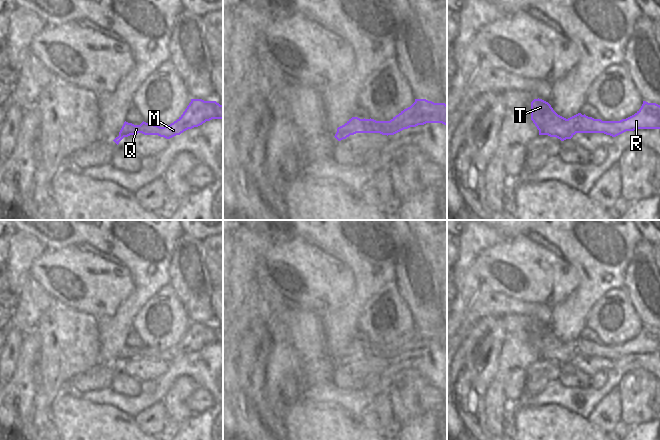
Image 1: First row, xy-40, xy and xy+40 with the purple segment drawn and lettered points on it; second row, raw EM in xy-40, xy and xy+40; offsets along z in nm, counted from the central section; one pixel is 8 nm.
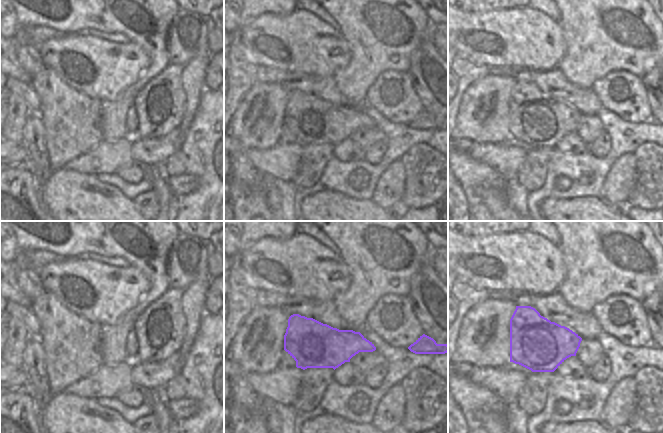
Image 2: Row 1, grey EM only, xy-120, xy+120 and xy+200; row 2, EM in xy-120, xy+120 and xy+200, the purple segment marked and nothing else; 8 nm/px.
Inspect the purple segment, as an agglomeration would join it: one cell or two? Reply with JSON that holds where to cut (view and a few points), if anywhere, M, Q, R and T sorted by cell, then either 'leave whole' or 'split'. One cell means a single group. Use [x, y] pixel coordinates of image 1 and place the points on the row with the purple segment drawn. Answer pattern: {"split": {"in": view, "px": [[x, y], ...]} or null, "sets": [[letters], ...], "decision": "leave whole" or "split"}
{"split": null, "sets": [["M", "Q", "R", "T"]], "decision": "leave whole"}

